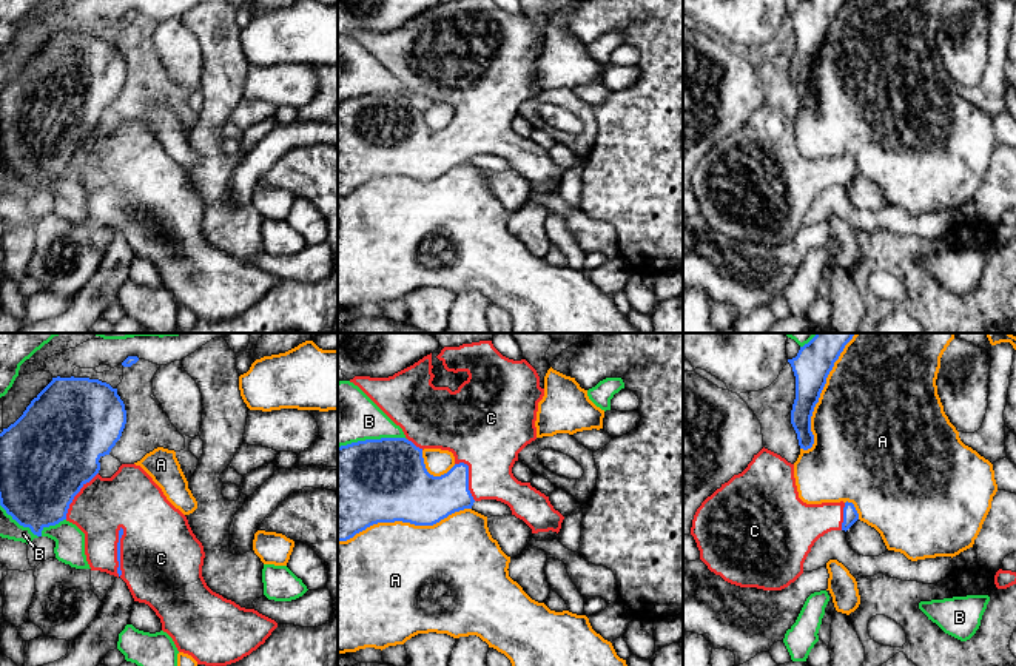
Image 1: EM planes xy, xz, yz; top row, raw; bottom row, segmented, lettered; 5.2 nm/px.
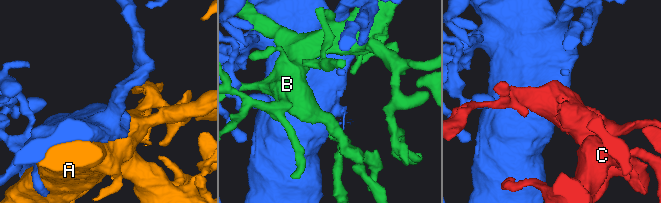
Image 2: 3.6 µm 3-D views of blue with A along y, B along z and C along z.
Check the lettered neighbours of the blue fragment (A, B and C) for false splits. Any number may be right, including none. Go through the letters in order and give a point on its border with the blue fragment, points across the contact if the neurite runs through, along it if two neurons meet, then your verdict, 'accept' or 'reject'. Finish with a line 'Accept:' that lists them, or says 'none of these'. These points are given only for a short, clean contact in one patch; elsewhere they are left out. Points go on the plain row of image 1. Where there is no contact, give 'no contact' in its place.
A: xz (404, 176) | reject
B: xz (372, 94) | reject
C: xy (119, 205) | accept
Accept: C

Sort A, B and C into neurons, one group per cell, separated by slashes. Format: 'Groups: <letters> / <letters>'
Groups: A / B / C

